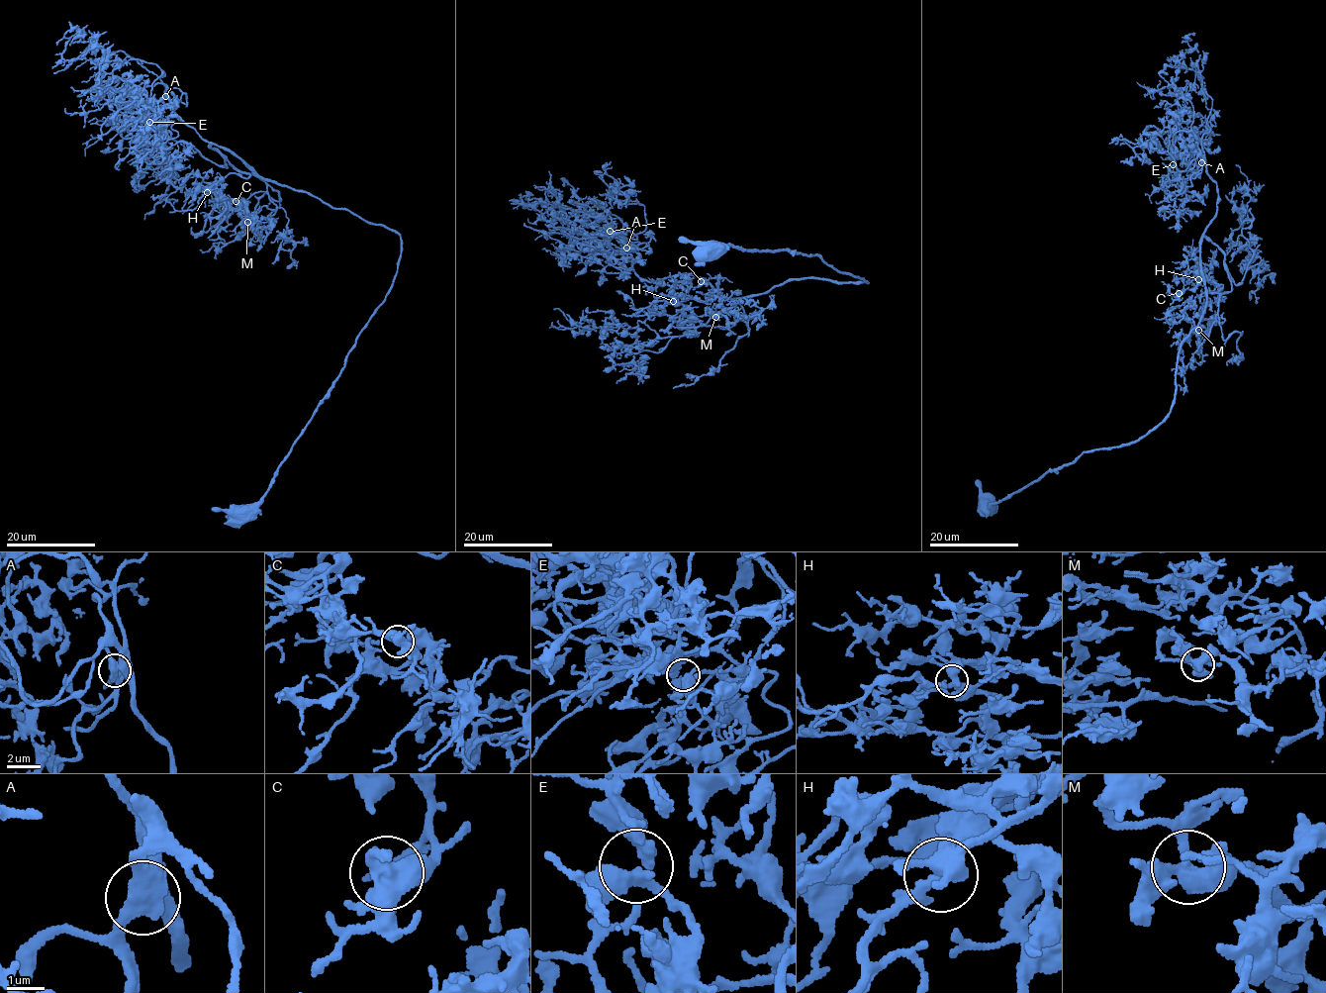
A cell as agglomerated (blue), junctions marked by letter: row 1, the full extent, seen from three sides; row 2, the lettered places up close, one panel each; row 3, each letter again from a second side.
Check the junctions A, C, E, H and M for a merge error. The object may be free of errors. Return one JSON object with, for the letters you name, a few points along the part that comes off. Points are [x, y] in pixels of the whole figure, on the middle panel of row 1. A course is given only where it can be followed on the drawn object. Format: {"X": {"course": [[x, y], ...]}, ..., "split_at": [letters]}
{"split_at": []}

